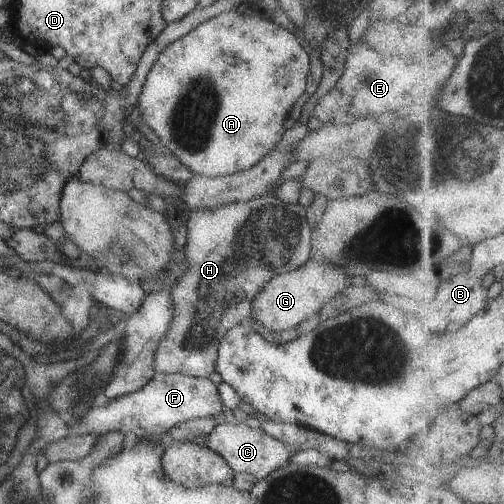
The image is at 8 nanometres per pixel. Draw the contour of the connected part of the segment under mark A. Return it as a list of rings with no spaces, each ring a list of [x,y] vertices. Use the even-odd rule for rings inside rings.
[[[231,9],[221,12],[197,26],[180,39],[168,44],[158,55],[158,60],[148,71],[142,92],[136,103],[140,108],[141,117],[150,129],[152,129],[164,144],[165,149],[186,165],[194,174],[207,177],[219,177],[220,175],[231,175],[235,172],[249,169],[261,158],[264,158],[280,142],[284,131],[284,121],[287,119],[291,108],[298,104],[296,100],[304,93],[306,78],[310,72],[310,58],[306,50],[300,45],[299,39],[288,30],[275,25],[271,20],[262,21],[261,17],[243,14],[238,10]]]

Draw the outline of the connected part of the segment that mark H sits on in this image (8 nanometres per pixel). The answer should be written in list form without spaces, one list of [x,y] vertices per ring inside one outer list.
[[[258,195],[248,202],[230,203],[216,210],[204,210],[203,213],[192,212],[187,223],[187,242],[183,248],[184,274],[170,291],[173,317],[155,352],[155,372],[209,377],[215,371],[221,338],[228,329],[250,319],[255,296],[272,277],[296,270],[311,258],[311,229],[307,207],[299,202],[285,204],[276,195]]]

